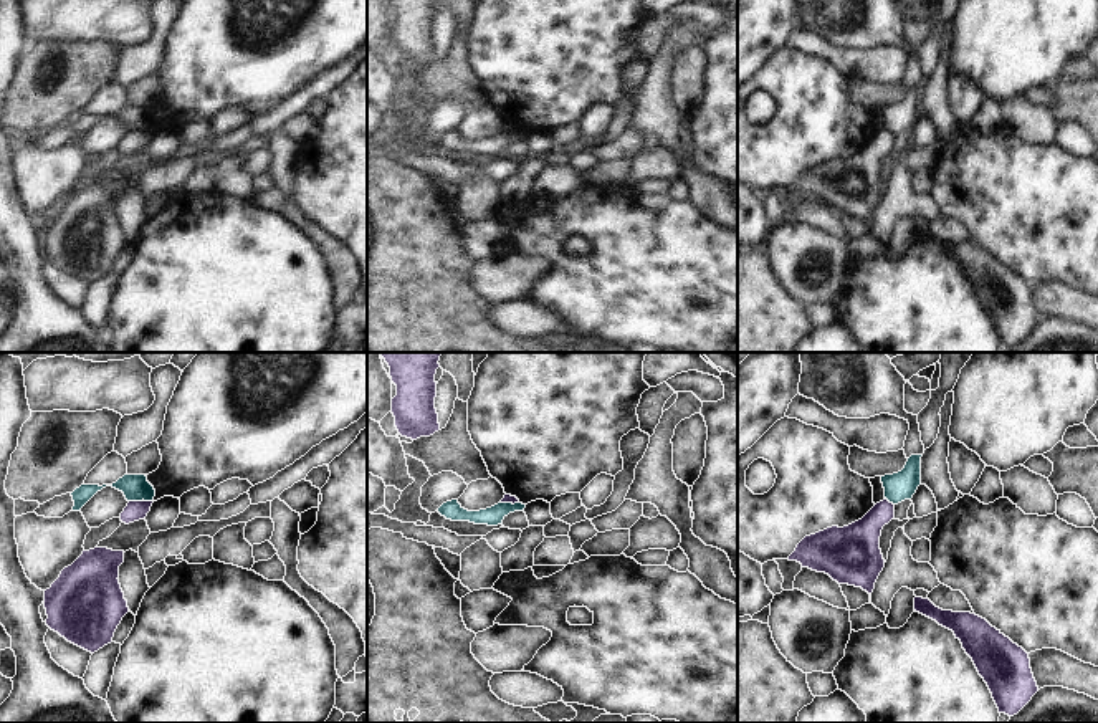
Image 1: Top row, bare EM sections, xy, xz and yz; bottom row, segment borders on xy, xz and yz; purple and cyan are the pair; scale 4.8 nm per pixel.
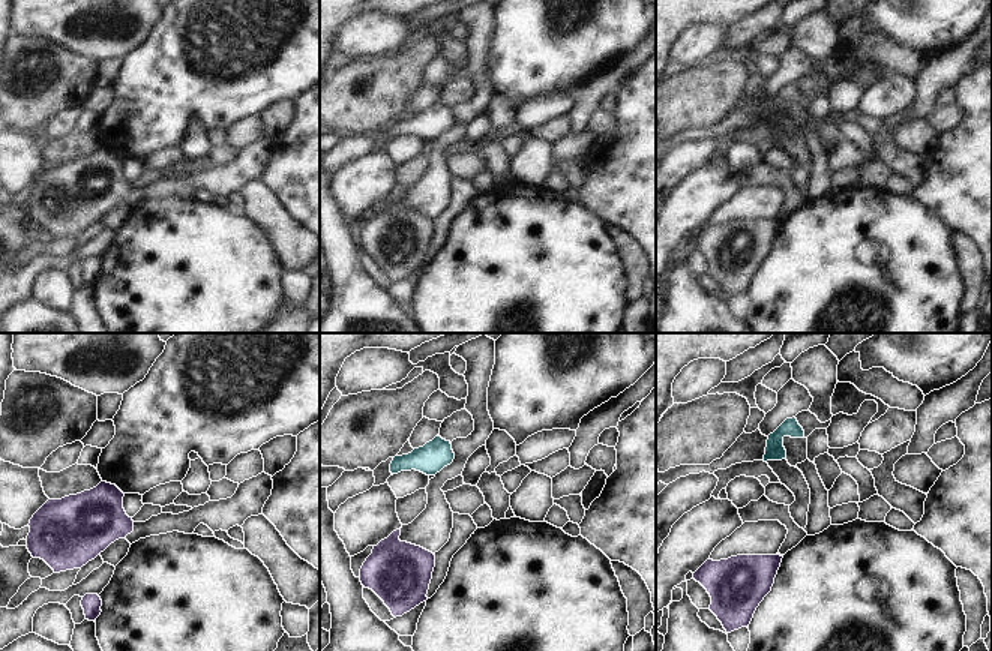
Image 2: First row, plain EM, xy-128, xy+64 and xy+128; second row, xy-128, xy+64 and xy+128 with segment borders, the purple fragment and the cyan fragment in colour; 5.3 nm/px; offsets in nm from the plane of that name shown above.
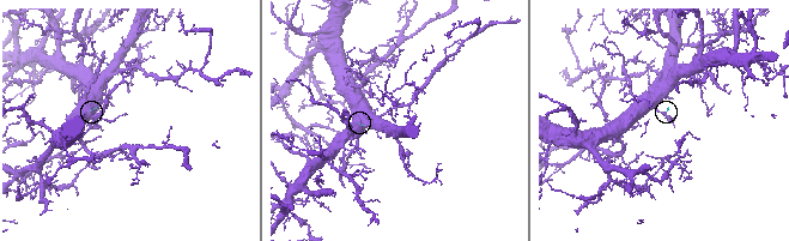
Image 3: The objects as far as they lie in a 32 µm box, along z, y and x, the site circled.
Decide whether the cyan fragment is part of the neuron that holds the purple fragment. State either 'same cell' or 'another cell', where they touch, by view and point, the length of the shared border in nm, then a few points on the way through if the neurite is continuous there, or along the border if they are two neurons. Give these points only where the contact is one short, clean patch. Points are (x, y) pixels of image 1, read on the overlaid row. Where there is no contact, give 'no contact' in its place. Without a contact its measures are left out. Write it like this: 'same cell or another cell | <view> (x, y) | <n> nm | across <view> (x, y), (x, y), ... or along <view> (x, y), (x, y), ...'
another cell | xy (139, 502) | 110 nm | along xy (151, 500), (129, 502)

